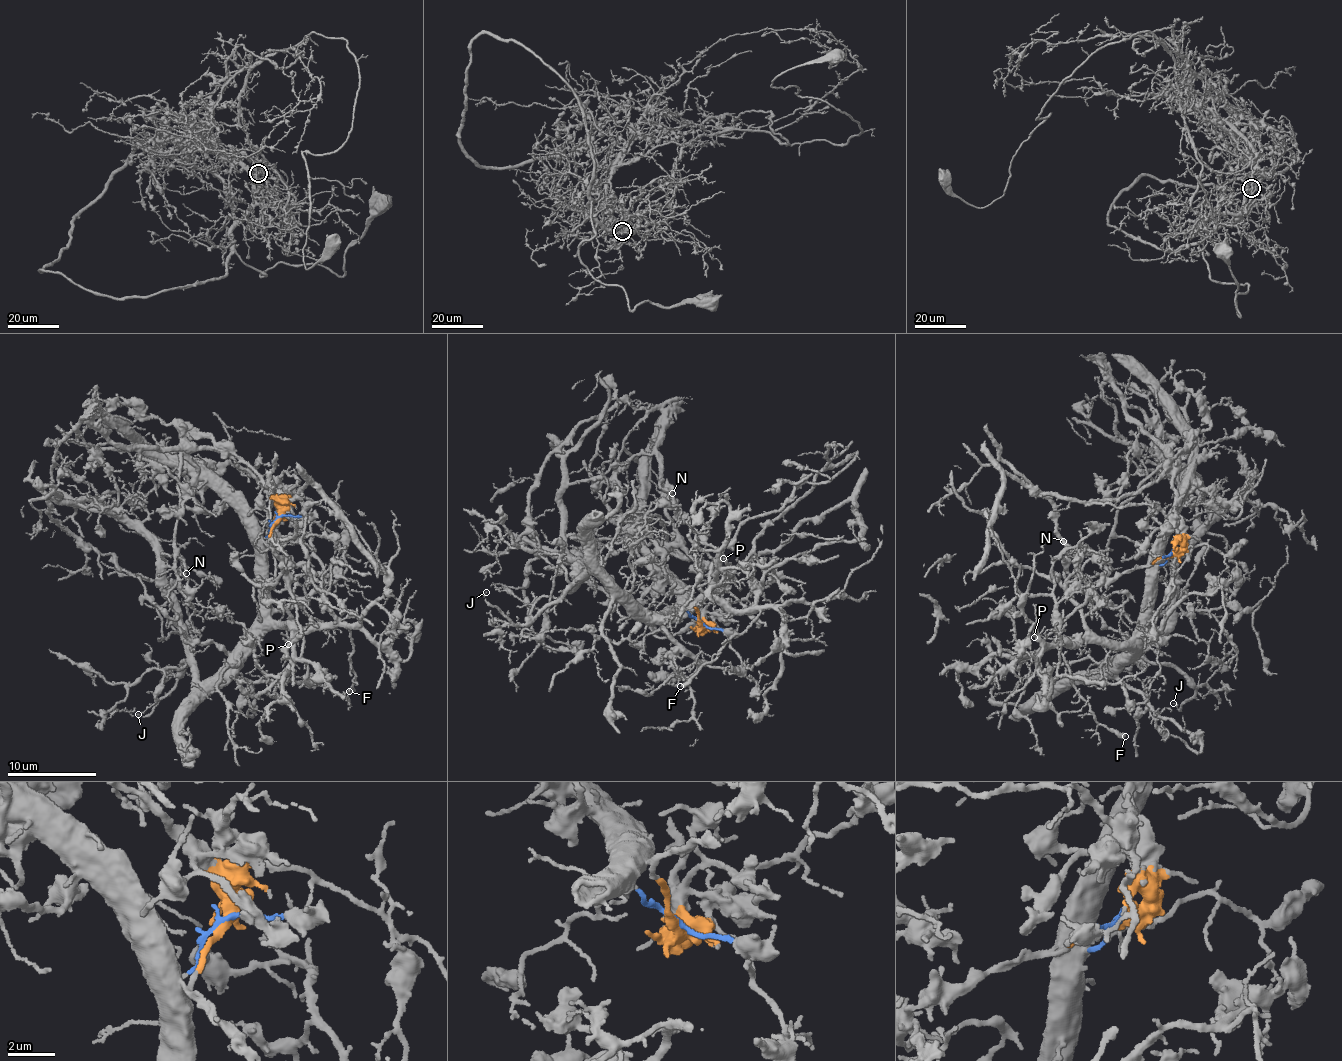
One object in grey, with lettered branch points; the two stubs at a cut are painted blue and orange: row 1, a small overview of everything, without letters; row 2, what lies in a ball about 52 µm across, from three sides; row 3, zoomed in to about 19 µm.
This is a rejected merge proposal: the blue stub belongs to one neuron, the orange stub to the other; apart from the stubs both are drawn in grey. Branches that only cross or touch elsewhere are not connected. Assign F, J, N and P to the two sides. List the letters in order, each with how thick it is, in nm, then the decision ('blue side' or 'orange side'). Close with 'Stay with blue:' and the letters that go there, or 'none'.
F: calibre 360 nm; blue side
J: calibre 120 nm; blue side
N: calibre 130 nm; orange side
P: calibre 130 nm; blue side
Stay with blue: F, J, P

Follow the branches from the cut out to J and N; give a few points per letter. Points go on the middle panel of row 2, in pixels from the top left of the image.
J: (700, 622), (686, 609), (652, 622), (598, 573), (519, 625), (485, 600), (486, 592)
N: (700, 622), (699, 568), (672, 543), (657, 515), (635, 521), (635, 530), (673, 493)

